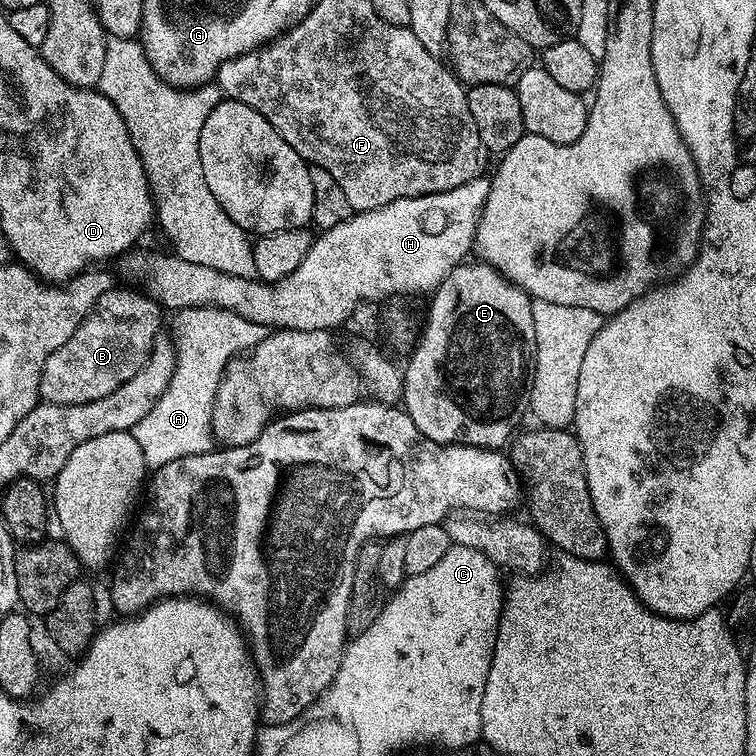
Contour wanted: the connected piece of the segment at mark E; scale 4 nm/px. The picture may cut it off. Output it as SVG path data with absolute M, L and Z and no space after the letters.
M465 262L458 265L454 270L450 270L448 277L431 293L430 299L432 299L432 305L428 308L428 317L422 320L422 331L419 333L418 339L411 349L411 352L413 351L412 357L409 358L408 364L405 363L403 365L404 395L402 407L414 422L414 426L418 426L420 433L434 442L438 442L439 444L465 444L471 448L500 450L513 439L514 433L521 427L521 425L519 426L520 419L523 418L524 412L526 416L530 408L528 394L532 391L534 352L529 345L528 348L524 345L524 340L520 336L526 336L526 338L534 337L533 299L519 284L512 284L508 281L497 268L491 268L483 262L472 263Z

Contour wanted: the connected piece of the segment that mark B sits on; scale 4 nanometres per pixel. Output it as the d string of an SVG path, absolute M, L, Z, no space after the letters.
M107 292L78 330L46 358L40 375L40 400L49 404L81 404L114 394L118 386L138 374L152 353L154 342L162 332L160 312L161 305L147 294Z

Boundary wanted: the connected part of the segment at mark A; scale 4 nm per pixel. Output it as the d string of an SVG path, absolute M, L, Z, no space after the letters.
M182 308L172 320L170 339L176 349L176 365L164 393L154 402L154 406L135 428L131 429L133 438L142 448L142 458L149 469L155 470L194 454L213 451L212 408L216 404L216 391L224 377L228 364L241 354L256 347L266 335L265 325L242 318L225 308Z

